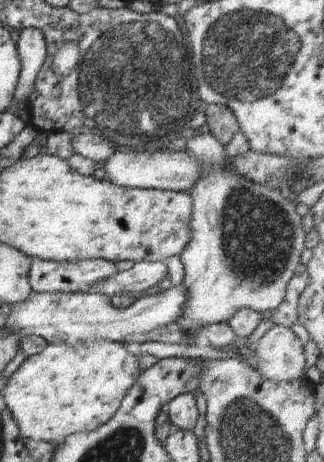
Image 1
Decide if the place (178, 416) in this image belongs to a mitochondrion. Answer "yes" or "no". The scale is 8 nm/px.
no

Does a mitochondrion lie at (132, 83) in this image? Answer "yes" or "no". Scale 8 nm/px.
yes

